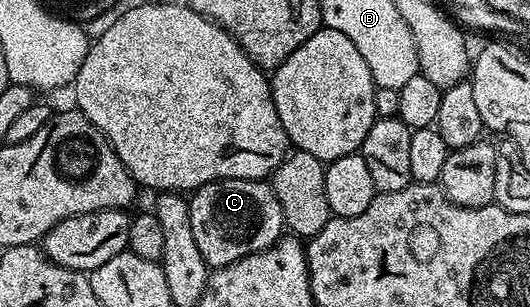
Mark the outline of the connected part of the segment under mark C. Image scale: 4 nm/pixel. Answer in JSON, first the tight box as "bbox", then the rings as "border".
{"bbox":[188,178,286,268],"border":[[[221,178],[192,191],[188,203],[195,245],[211,268],[235,264],[243,256],[271,248],[286,229],[283,208],[279,208],[272,185],[265,180]]]}

